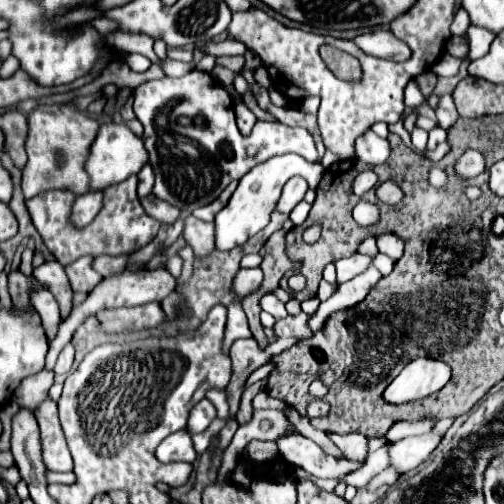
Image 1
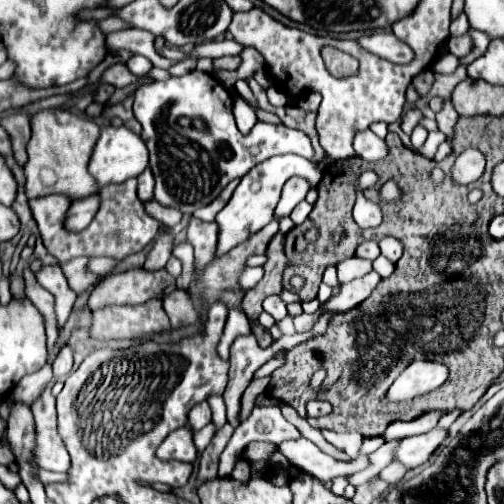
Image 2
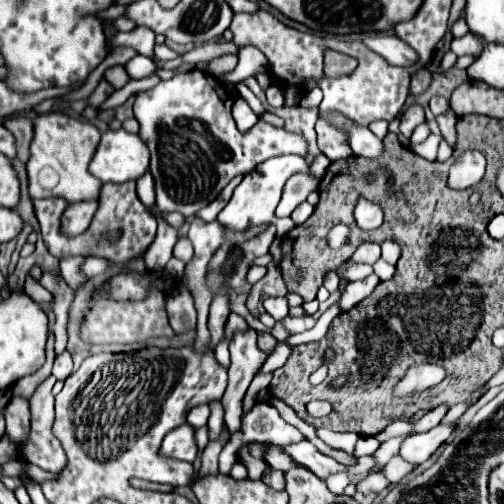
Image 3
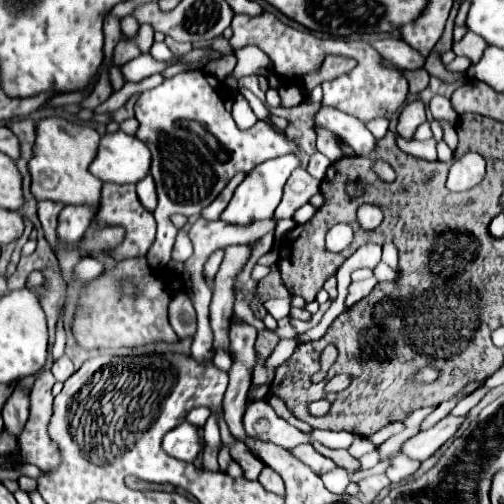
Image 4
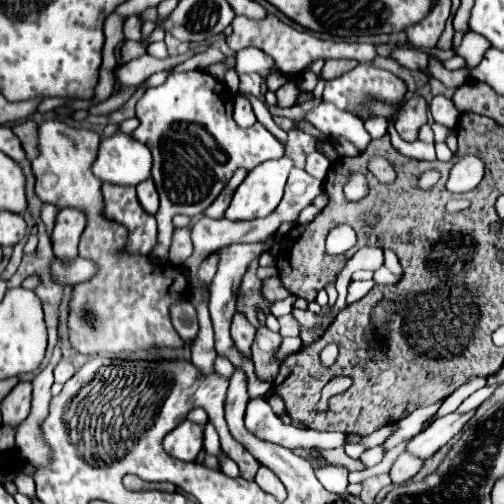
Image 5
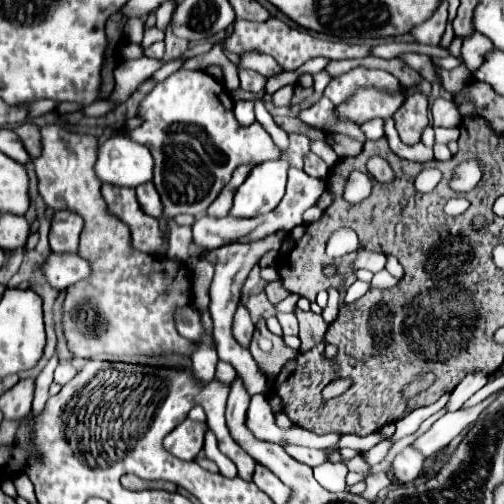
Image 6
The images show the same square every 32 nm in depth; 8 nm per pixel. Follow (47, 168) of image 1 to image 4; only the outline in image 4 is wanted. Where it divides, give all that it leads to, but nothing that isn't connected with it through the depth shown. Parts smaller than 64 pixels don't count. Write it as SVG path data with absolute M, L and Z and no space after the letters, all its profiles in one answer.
M44 118L36 124L36 144L34 158L30 160L32 174L32 194L38 200L52 200L64 206L92 206L100 208L100 188L102 180L90 174L90 164L96 156L100 134L90 126L80 126L66 122L64 118Z

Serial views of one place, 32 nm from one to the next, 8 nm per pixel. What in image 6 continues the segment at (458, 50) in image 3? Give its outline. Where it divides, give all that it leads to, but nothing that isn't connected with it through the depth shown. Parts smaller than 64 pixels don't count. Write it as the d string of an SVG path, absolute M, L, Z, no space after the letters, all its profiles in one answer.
M476 32L474 36L470 36L468 40L464 40L462 44L462 56L464 56L464 64L470 72L476 72L480 68L480 64L484 64L486 54L490 54L494 50L492 40L488 40L484 34Z

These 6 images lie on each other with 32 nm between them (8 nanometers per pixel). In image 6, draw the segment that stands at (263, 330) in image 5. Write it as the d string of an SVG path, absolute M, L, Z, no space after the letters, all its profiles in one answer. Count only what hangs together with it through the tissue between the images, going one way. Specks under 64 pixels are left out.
M258 320L258 324L256 324L256 330L254 330L254 336L250 342L250 352L252 352L254 360L258 362L258 366L264 370L266 378L276 376L282 370L282 366L298 354L298 350L286 346L282 338L274 336L266 328L264 320Z

